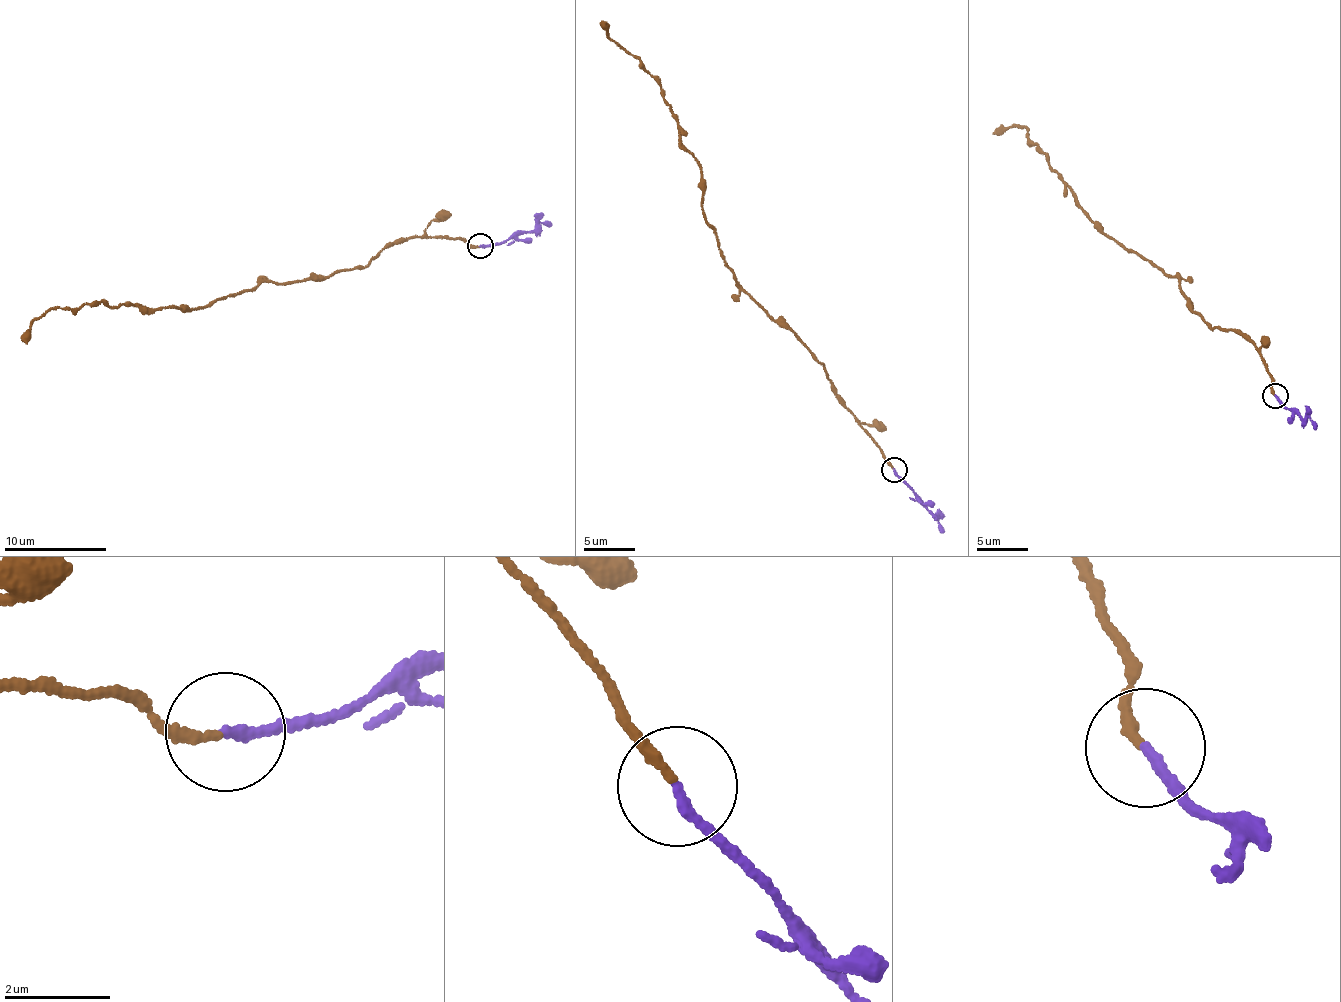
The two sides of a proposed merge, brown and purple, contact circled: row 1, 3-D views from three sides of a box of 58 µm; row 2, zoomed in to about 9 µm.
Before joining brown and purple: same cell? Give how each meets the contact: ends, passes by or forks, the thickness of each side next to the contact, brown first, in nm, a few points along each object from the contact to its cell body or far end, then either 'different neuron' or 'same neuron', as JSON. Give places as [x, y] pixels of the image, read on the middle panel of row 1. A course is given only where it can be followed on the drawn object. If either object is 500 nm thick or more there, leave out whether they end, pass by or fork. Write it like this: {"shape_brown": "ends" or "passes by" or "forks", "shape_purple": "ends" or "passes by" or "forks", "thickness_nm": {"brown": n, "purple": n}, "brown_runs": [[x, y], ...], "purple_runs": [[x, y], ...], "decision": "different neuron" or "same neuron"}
{"shape_brown": "ends", "shape_purple": "ends", "thickness_nm": {"brown": 190, "purple": 190}, "brown_runs": [[893, 469], [816, 359], [738, 287], [703, 213], [697, 162], [674, 113], [661, 87], [608, 37], [606, 23]], "purple_runs": [[893, 469], [944, 533]], "decision": "same neuron"}

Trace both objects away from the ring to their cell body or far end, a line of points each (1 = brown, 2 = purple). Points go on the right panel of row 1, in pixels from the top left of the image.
1: (1275, 396), (1255, 345), (1232, 329), (1210, 327), (1177, 278), (1099, 233), (1025, 126), (993, 135)
2: (1275, 396), (1296, 414), (1310, 418), (1315, 429)

